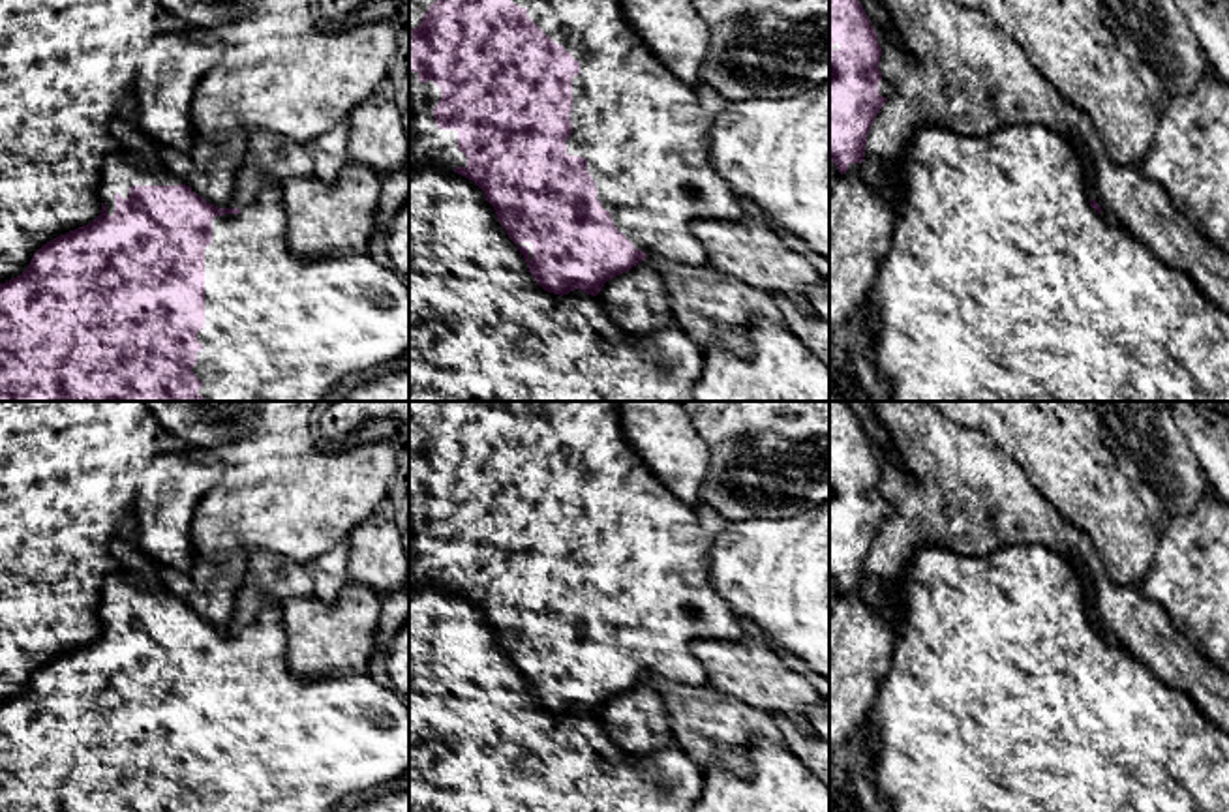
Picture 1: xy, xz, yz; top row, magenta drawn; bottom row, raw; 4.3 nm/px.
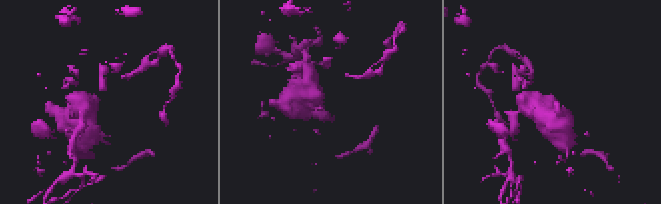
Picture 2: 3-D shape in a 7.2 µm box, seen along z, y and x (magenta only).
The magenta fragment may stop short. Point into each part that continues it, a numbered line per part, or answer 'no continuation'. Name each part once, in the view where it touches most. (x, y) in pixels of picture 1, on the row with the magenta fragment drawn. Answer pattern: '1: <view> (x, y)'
1: xz (646, 139)

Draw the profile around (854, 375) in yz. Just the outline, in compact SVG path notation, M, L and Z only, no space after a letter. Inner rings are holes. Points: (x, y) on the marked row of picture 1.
M871 304L859 306L835 332L829 343L829 401L872 401L884 388L876 366Z

